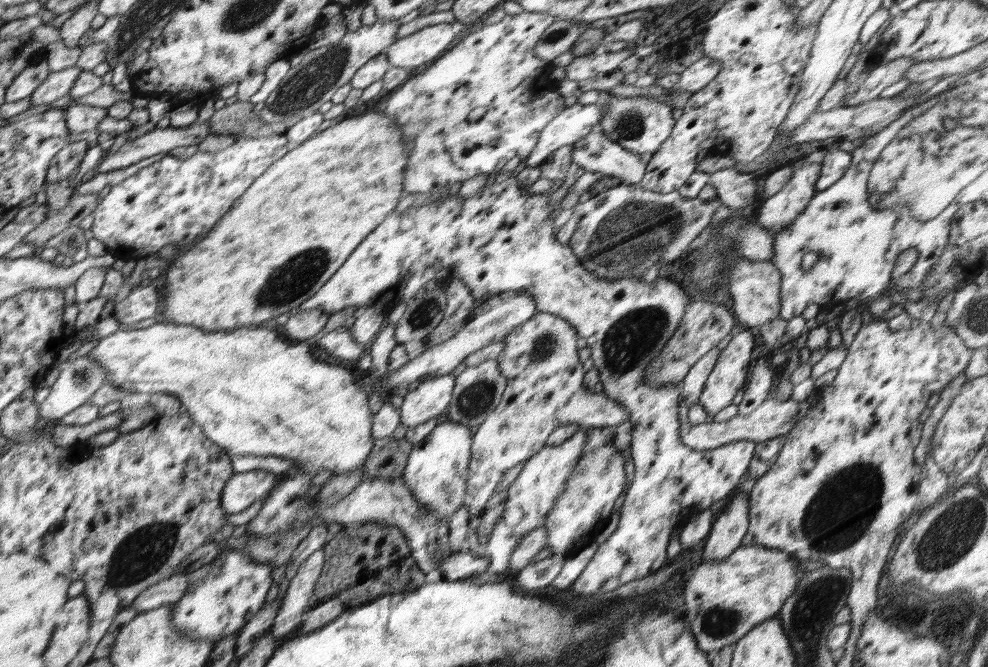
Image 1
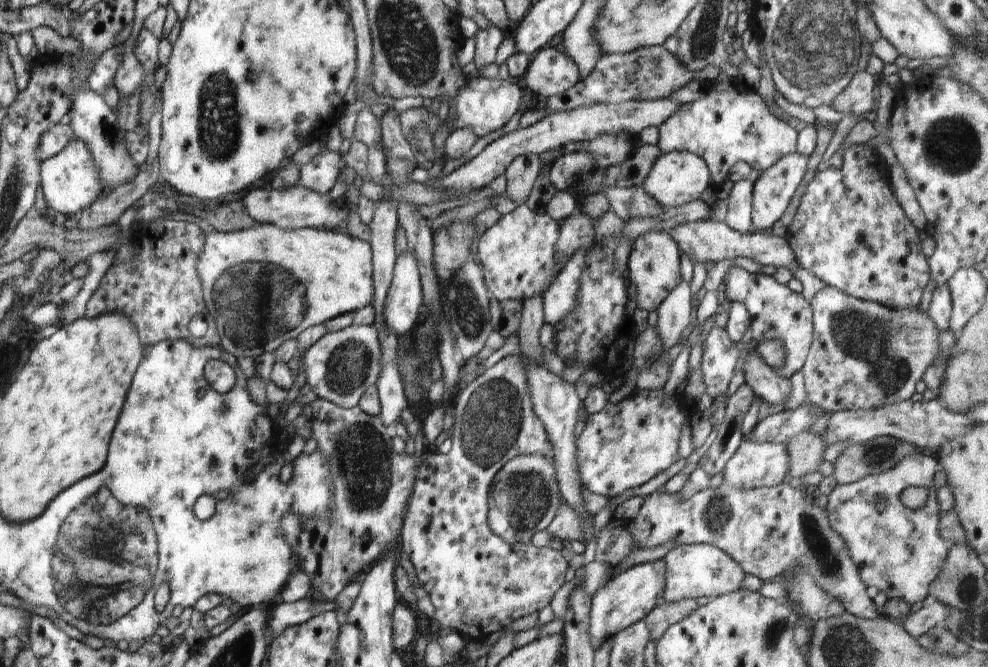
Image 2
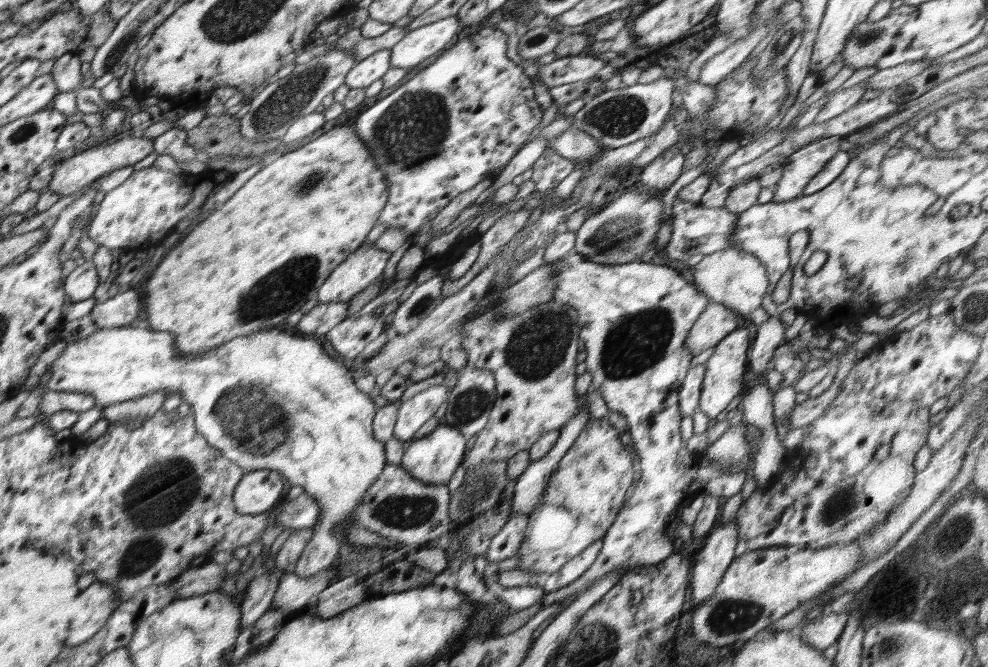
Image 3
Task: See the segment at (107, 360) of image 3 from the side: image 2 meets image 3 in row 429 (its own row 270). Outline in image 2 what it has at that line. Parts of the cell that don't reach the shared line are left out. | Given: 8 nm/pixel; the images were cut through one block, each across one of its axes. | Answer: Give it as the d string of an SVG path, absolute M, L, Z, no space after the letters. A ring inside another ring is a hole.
M255 223L248 230L220 232L204 226L204 246L196 264L206 310L214 319L222 348L235 356L268 356L268 352L297 338L306 328L372 304L374 296L371 244L326 229L282 230L273 224Z

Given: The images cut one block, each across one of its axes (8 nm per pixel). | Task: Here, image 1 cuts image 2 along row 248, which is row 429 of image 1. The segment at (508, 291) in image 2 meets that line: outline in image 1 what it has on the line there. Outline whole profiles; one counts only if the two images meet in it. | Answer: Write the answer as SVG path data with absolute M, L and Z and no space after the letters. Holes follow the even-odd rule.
M537 312L501 340L504 350L495 359L507 386L498 406L473 435L463 502L464 506L468 506L468 530L472 538L465 539L465 549L474 542L474 532L481 524L487 502L496 492L503 474L532 458L545 446L553 430L571 422L598 428L619 426L629 421L625 406L603 393L598 394L584 387L586 373L578 359L578 338L577 330L566 320L546 312Z

